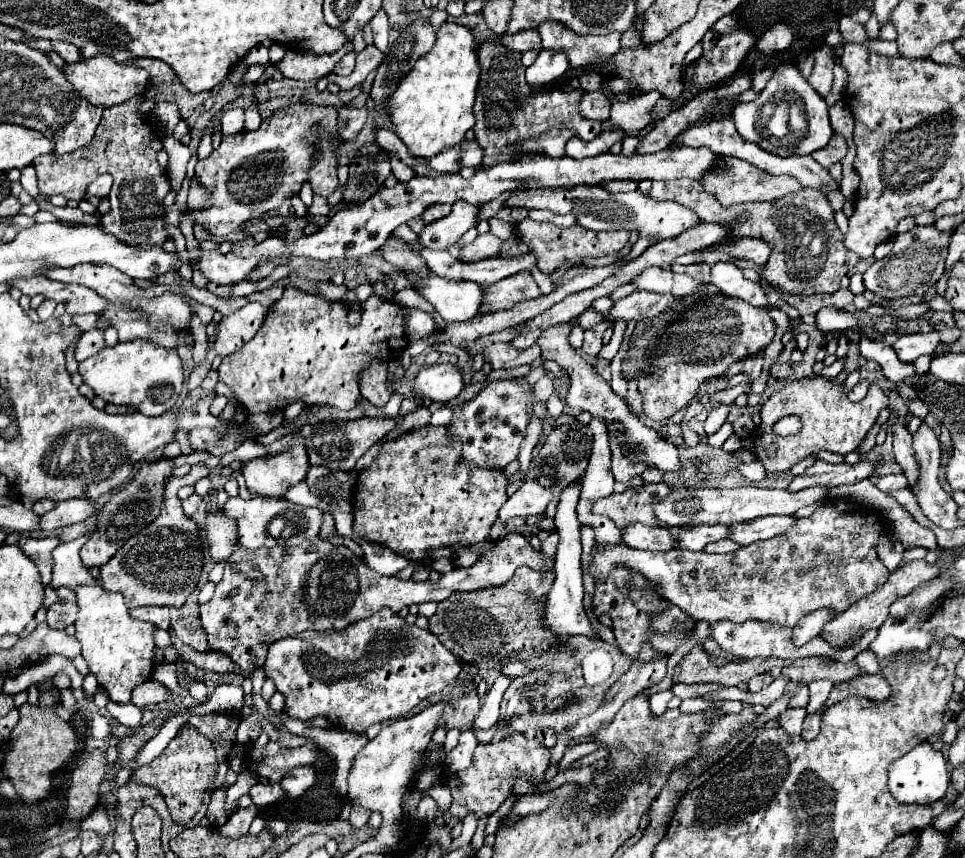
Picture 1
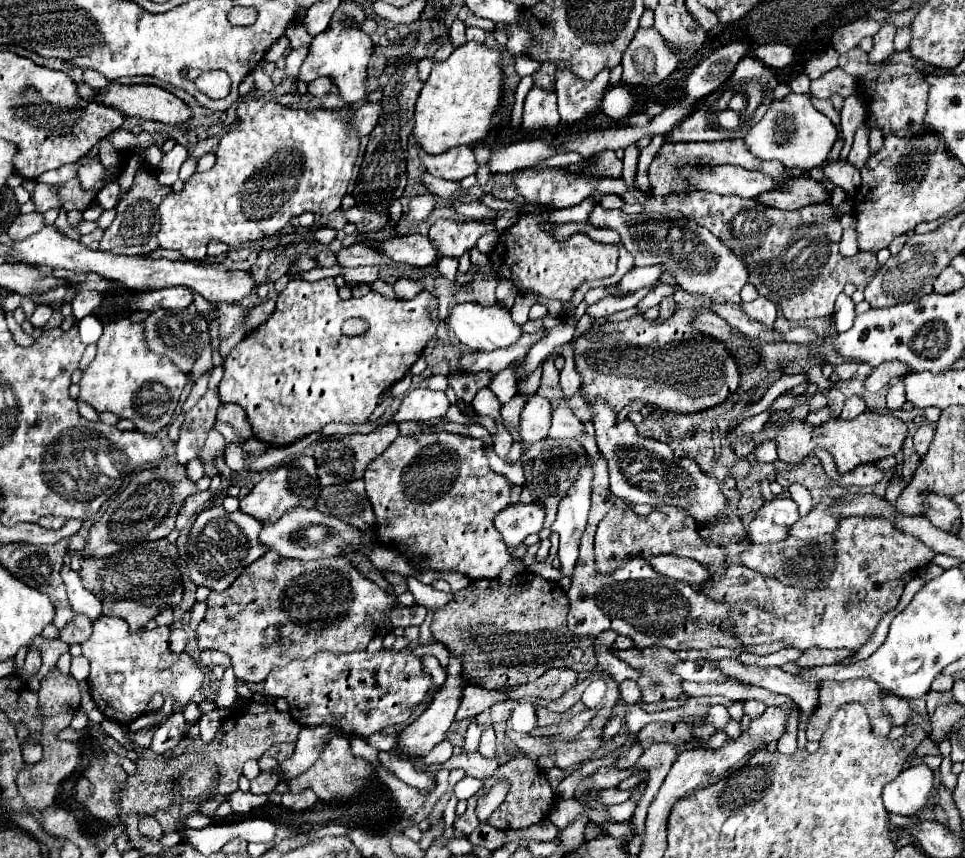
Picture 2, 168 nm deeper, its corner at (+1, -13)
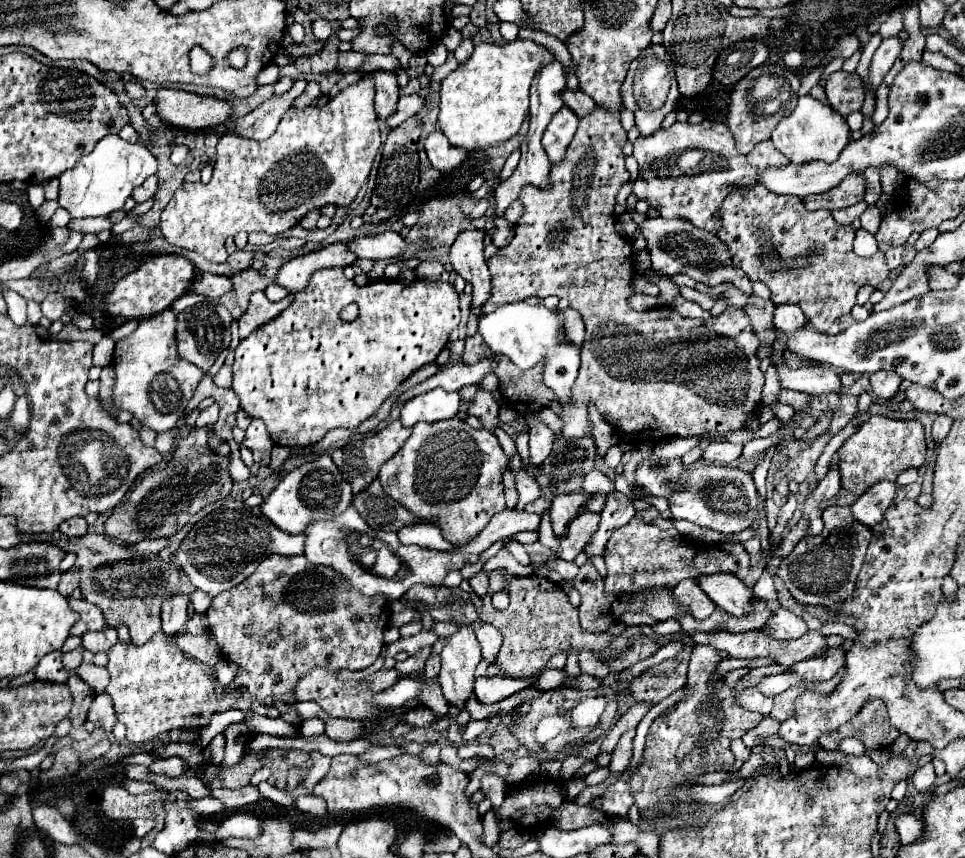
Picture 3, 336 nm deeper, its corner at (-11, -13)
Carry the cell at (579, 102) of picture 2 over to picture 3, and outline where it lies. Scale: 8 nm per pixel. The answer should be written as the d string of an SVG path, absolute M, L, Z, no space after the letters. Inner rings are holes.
M596 107L592 115L580 119L564 161L552 167L550 191L524 187L520 193L524 215L516 223L512 243L486 259L492 273L492 297L482 307L482 313L492 313L498 305L518 303L532 295L540 299L550 295L568 299L570 307L580 311L586 323L582 365L570 395L576 405L594 403L618 435L632 435L632 443L656 443L666 437L724 441L726 433L742 429L748 415L762 405L764 373L758 361L760 341L742 307L728 307L720 317L688 319L672 306L634 311L628 305L632 297L630 283L634 279L632 247L614 229L616 193L630 179L624 167L624 143L626 131L620 125L620 115Z

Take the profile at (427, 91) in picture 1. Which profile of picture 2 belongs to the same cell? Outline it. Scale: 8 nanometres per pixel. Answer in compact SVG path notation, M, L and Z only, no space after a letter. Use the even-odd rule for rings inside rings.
M468 41L452 51L452 55L444 61L436 61L432 65L432 73L426 79L416 107L414 107L414 125L412 125L412 137L416 139L416 145L428 153L428 155L440 155L452 147L460 145L472 145L480 139L486 137L490 131L490 119L492 111L500 105L502 97L502 53L498 49L488 49L484 43L478 41Z

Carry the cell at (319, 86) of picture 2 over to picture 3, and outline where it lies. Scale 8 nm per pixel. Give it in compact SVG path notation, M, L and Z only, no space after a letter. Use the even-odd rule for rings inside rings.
M312 81L312 83L306 85L304 93L292 103L292 107L296 107L296 109L298 109L298 107L300 107L300 109L302 109L302 107L308 107L316 97L320 97L320 87L318 87L318 83Z

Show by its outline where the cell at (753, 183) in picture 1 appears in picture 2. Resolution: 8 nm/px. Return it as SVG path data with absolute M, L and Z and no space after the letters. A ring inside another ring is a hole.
M810 177L792 179L790 183L784 183L778 189L760 193L756 197L758 203L768 205L768 207L776 207L776 209L802 209L806 205L824 203L828 199L830 197L824 191L824 187Z

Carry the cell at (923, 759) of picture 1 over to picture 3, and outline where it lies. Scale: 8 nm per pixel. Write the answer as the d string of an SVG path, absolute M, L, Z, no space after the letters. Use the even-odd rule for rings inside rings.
M932 763L920 767L920 769L914 773L914 777L912 777L912 783L914 783L914 787L916 787L918 791L928 791L928 789L932 789L932 787L934 787L934 781L936 781L936 773L934 773Z

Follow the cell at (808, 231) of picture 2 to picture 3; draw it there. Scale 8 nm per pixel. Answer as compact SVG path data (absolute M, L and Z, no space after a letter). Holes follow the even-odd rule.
M756 185L752 189L732 191L728 199L720 207L720 239L726 243L732 265L742 269L752 281L762 281L770 287L774 305L798 305L808 321L816 327L816 331L826 333L830 325L842 315L850 313L856 305L856 293L864 285L880 285L888 275L888 267L884 261L884 253L876 253L868 259L858 257L852 251L854 229L850 225L840 225L832 219L832 213L826 209L808 211L800 197L794 195L776 195L768 191L764 185Z

